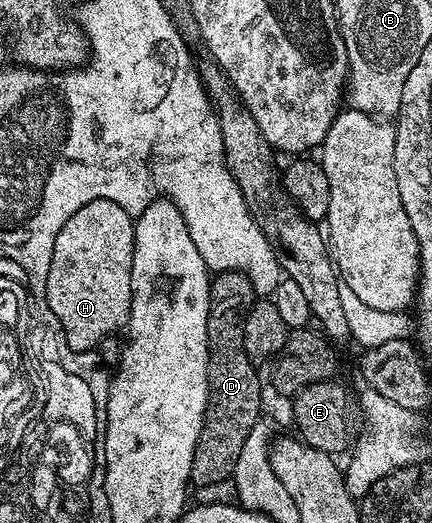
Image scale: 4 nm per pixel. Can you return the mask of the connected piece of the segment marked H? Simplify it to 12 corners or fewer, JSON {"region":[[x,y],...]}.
{"region":[[134,218],[60,228],[44,302],[67,351],[129,323]]}

